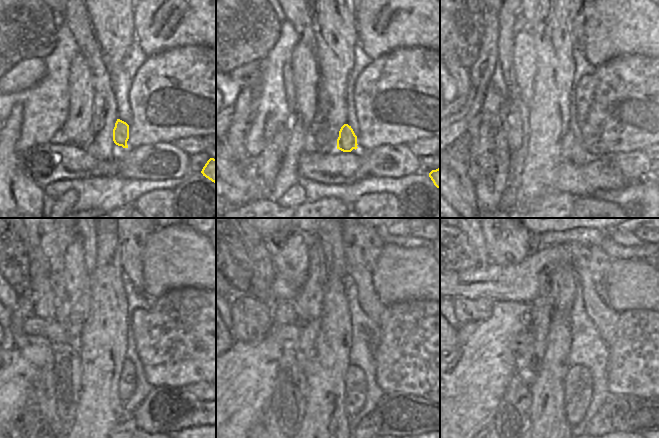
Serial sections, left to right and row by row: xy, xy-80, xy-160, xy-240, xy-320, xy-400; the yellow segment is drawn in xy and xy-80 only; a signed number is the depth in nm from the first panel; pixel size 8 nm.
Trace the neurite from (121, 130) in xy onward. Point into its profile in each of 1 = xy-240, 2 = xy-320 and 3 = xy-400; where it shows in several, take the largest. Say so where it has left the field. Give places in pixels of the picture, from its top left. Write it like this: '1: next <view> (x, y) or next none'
1: next xy-240 (127, 378)
2: next xy-320 (355, 385)
3: next xy-400 (577, 390)

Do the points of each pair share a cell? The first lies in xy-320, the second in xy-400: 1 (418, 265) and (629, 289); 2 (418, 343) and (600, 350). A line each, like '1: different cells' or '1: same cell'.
1: same cell
2: different cells

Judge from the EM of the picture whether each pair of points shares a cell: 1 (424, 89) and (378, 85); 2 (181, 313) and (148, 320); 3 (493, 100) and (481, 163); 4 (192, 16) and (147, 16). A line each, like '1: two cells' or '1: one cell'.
1: one cell
2: one cell
3: one cell
4: one cell

